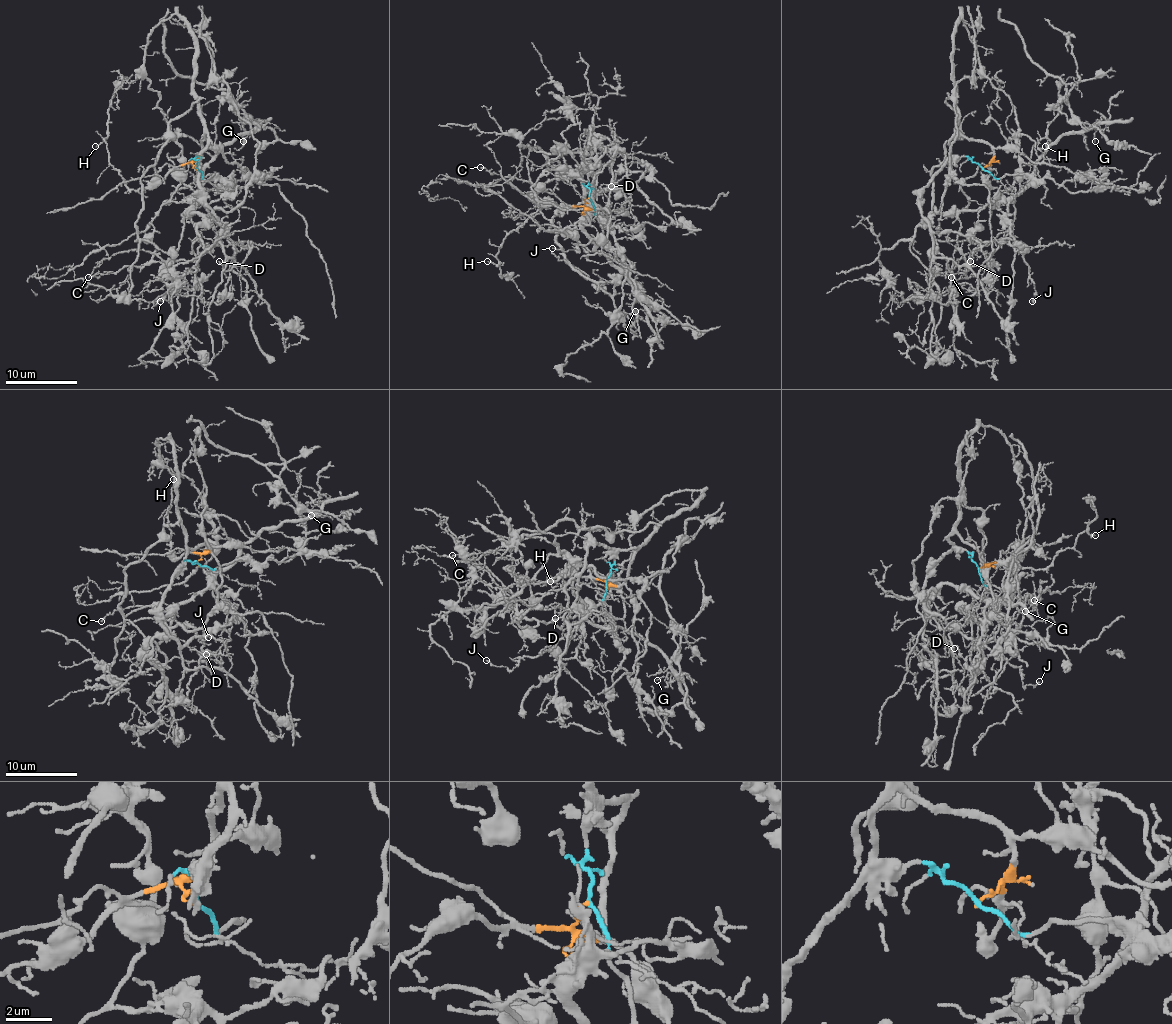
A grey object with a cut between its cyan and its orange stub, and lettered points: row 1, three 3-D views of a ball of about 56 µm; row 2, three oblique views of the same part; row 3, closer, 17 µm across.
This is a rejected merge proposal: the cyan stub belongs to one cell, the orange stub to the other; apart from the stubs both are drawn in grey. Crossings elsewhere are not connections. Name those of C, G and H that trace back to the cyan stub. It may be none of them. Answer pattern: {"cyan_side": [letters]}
{"cyan_side": ["C", "G"]}

